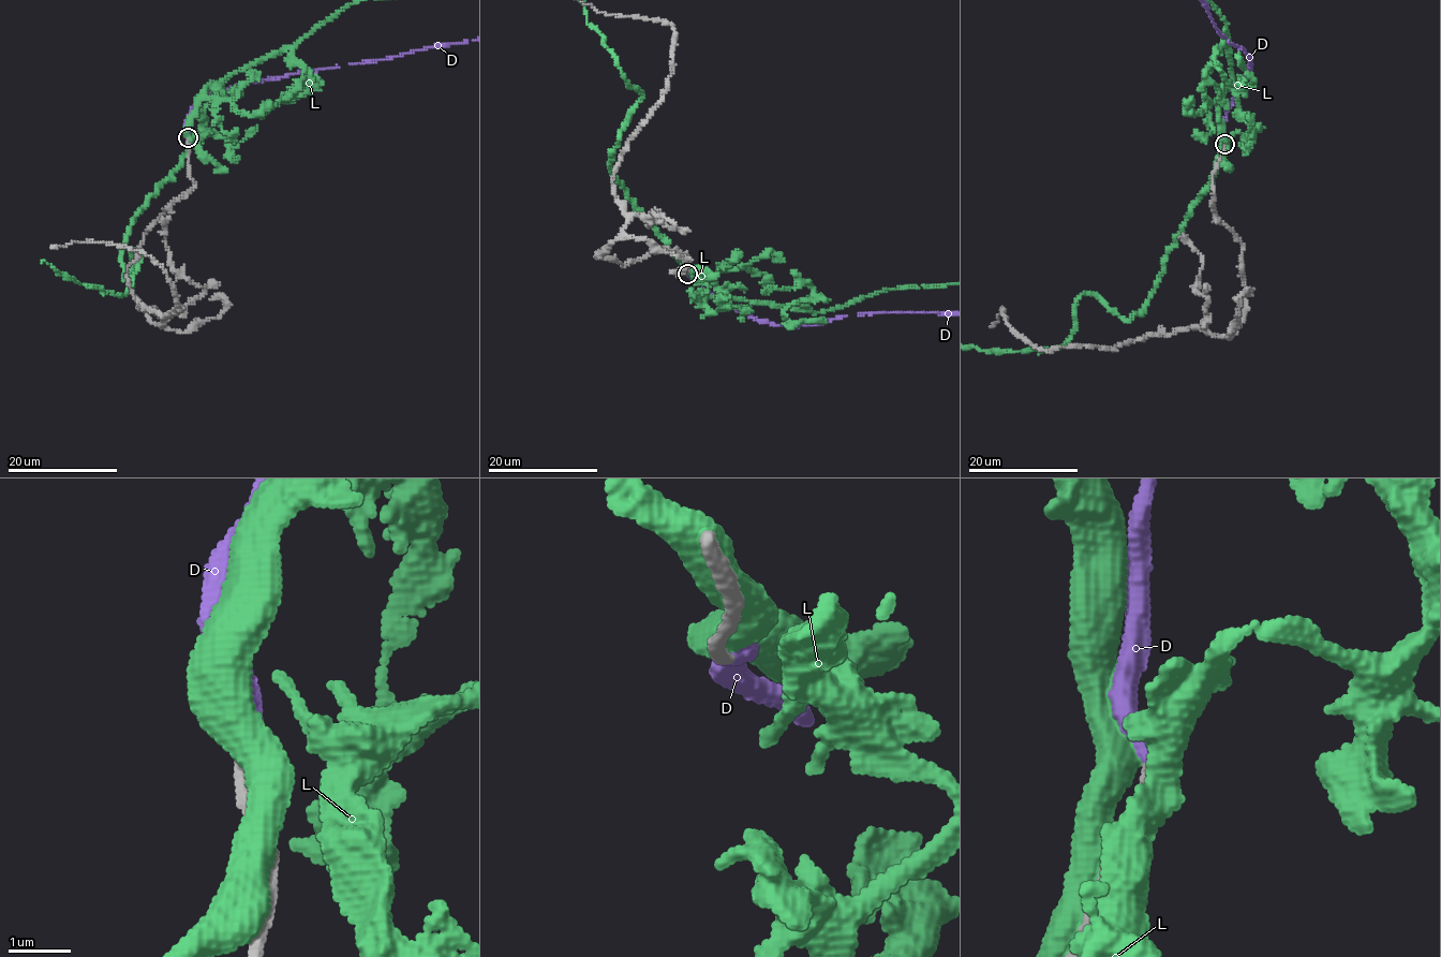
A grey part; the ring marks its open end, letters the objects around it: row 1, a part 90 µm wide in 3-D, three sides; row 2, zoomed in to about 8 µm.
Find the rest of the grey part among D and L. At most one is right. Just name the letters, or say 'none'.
D

